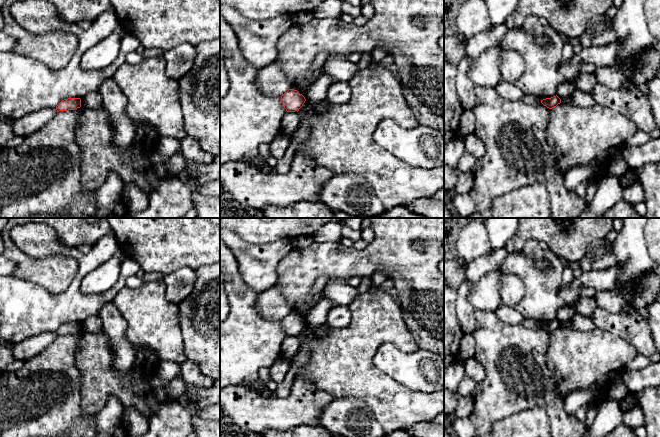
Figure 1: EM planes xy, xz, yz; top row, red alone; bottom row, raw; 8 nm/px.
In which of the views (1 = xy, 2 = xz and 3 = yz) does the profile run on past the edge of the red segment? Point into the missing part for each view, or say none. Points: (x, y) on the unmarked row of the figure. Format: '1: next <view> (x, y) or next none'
1: next none
2: next none
3: next none

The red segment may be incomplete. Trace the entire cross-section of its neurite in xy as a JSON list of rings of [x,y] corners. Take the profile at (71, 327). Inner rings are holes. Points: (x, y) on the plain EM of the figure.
[[[68,322],[62,324],[57,330],[56,334],[59,335],[68,335],[75,334],[81,331],[81,323],[80,322]]]

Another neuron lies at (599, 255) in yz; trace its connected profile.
[[[607,238],[592,242],[580,260],[583,271],[604,270],[616,264],[612,242]]]

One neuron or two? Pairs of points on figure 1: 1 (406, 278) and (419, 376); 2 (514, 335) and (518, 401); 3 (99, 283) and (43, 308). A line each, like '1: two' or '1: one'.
1: two
2: one
3: two

